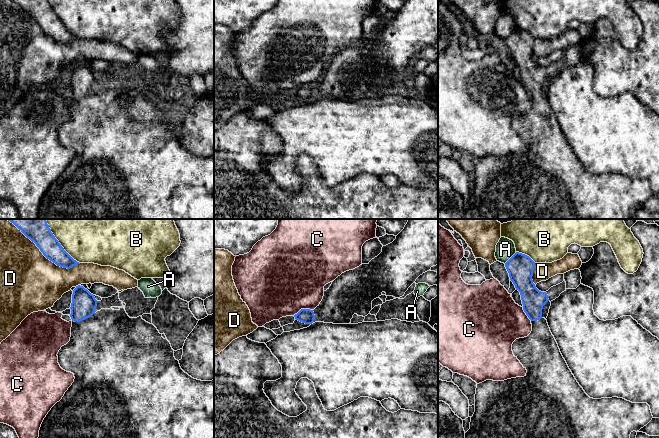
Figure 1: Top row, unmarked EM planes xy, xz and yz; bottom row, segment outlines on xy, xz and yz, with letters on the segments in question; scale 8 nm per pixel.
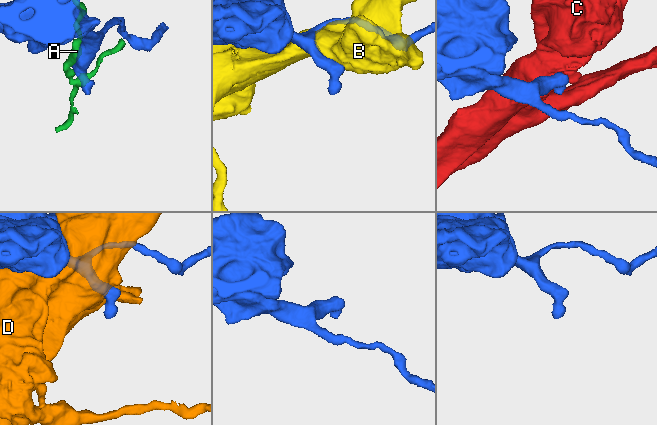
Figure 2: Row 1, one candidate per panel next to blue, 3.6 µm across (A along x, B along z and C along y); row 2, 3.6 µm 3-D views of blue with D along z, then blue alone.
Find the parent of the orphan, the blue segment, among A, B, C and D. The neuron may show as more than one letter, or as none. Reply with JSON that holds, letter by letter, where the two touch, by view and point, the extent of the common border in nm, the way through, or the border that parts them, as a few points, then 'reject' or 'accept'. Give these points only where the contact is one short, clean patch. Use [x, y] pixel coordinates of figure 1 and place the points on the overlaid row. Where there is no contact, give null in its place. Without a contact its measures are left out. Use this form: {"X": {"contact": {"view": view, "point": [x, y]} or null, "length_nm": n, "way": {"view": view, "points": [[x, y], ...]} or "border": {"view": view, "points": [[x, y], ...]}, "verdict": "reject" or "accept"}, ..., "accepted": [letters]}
{"A": {"contact": {"view": "yz", "point": [511, 257]}, "length_nm": 140, "verdict": "reject"}, "B": {"contact": {"view": "xy", "point": [58, 242]}, "length_nm": 460, "verdict": "reject"}, "C": {"contact": {"view": "xz", "point": [302, 309]}, "length_nm": 170, "verdict": "reject"}, "D": {"contact": {"view": "xy", "point": [42, 252]}, "length_nm": 700, "verdict": "reject"}, "accepted": []}

